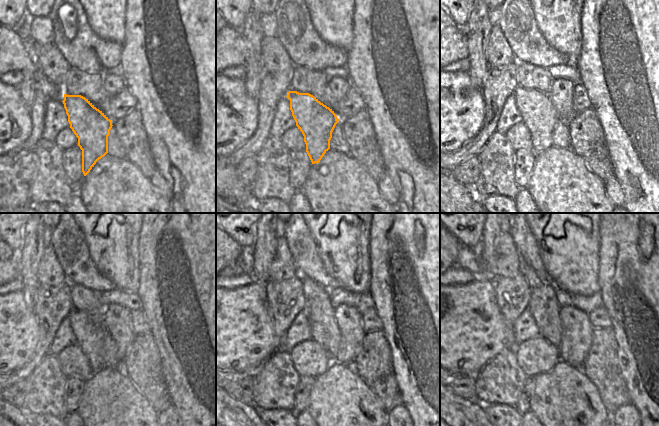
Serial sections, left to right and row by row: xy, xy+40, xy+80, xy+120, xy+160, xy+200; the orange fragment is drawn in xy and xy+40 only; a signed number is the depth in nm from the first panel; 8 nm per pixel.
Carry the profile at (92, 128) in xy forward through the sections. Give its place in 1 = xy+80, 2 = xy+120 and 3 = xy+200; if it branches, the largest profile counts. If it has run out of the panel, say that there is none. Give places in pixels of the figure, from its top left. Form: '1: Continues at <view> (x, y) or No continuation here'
1: Continues at xy+80 (538, 114)
2: Continues at xy+120 (89, 336)
3: Continues at xy+200 (538, 314).

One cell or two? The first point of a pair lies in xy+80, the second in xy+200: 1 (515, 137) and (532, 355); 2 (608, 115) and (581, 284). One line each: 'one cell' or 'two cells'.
1: one cell
2: two cells

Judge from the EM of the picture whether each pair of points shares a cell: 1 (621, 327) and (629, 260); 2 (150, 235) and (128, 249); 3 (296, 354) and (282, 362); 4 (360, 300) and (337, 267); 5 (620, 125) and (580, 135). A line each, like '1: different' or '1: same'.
1: same
2: different
3: different
4: different
5: different

